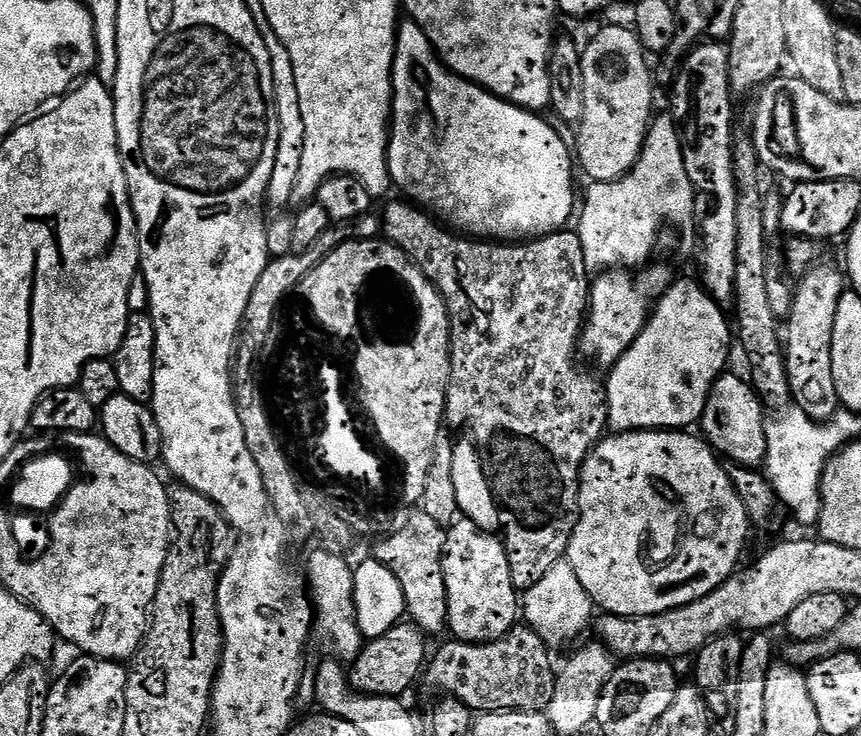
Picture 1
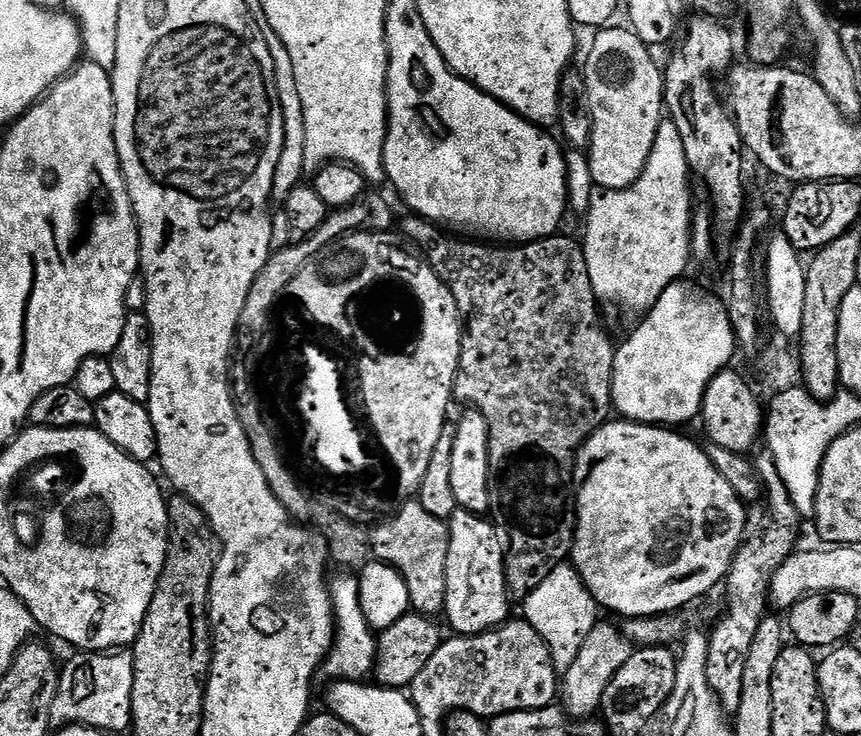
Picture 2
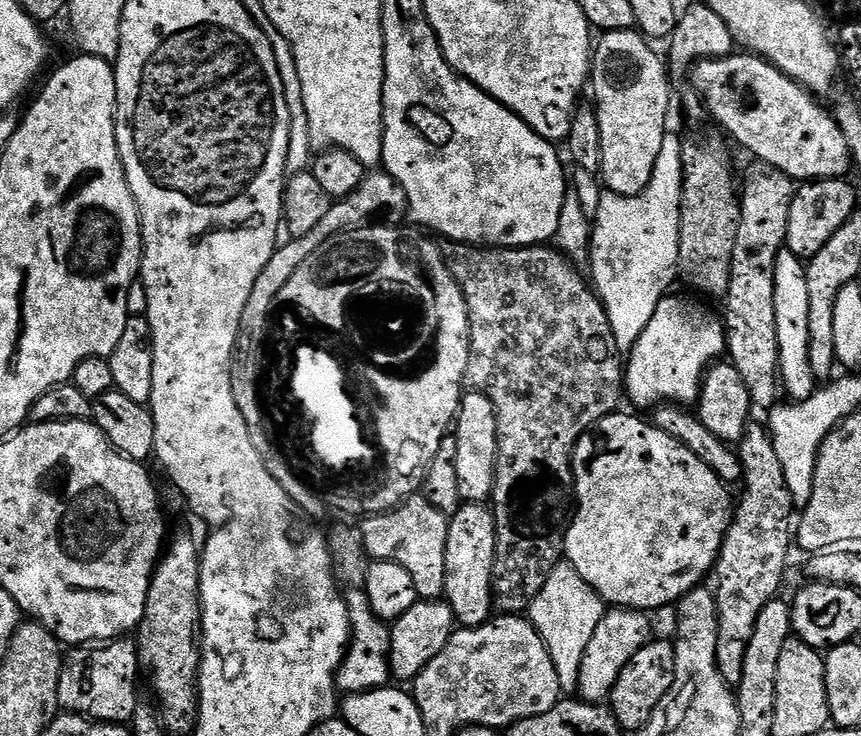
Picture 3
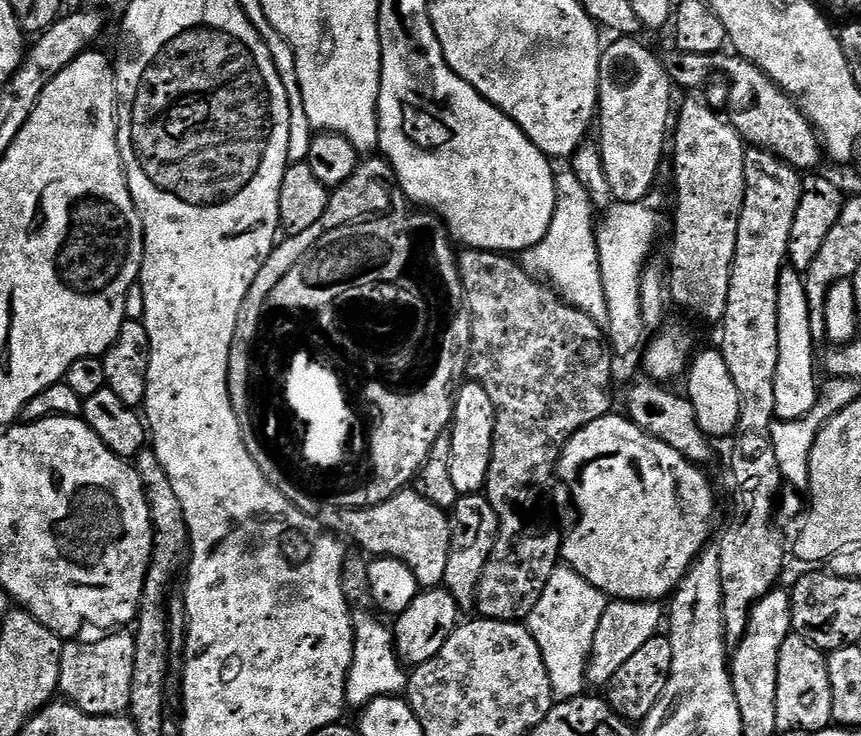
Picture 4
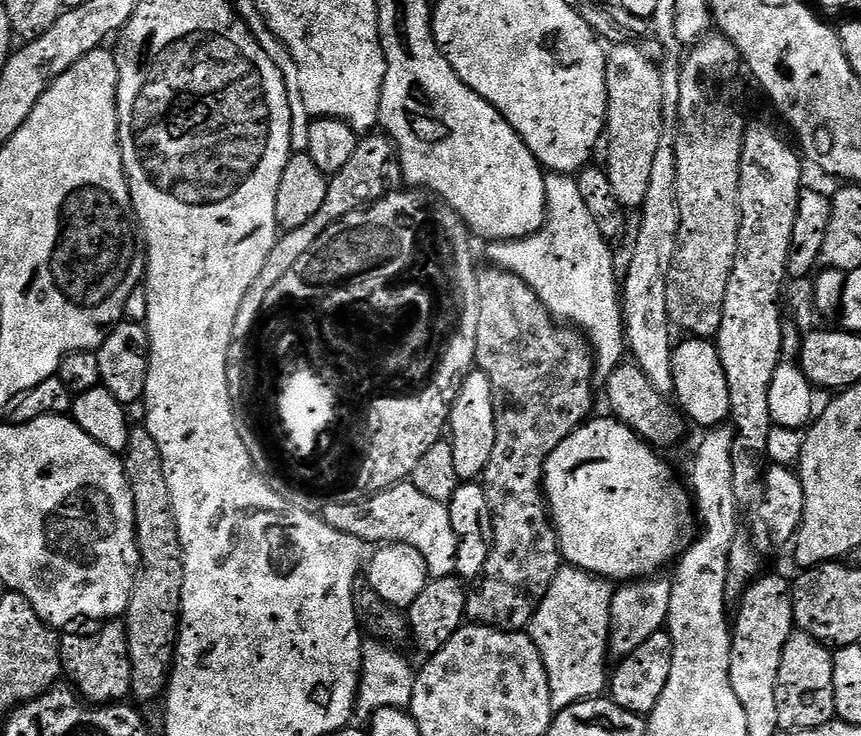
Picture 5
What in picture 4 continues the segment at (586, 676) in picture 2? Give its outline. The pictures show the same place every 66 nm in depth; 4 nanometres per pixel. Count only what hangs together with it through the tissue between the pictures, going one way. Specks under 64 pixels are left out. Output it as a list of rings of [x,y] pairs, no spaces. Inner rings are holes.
[[[613,599],[608,608],[602,614],[602,622],[598,622],[598,634],[594,636],[592,656],[588,659],[589,685],[608,685],[630,662],[631,656],[637,650],[642,650],[650,638],[654,638],[661,631],[666,620],[666,608],[663,603],[654,600],[617,600]],[[661,624],[661,628],[660,628]]]

